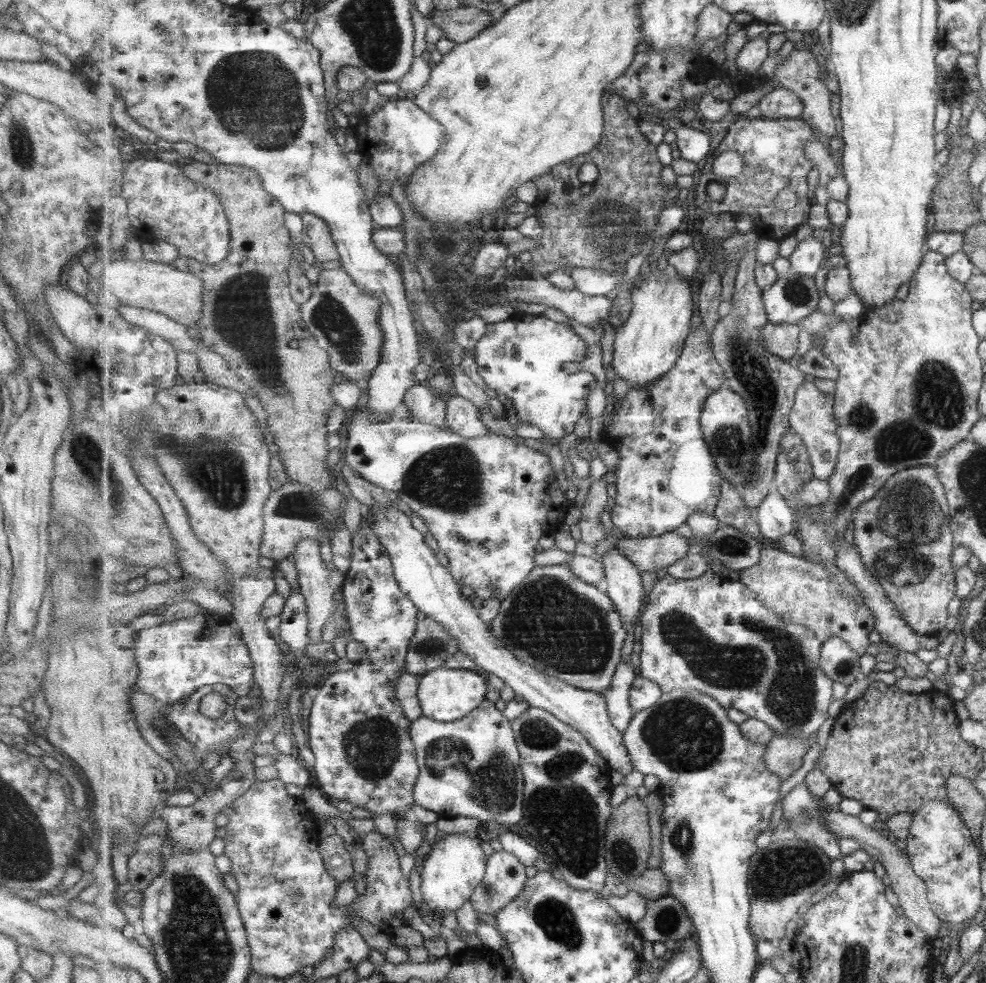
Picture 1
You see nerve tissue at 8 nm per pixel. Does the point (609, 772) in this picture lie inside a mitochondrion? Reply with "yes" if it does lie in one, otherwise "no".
no

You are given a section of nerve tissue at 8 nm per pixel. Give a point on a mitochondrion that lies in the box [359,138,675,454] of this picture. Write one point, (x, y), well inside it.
(611, 241)

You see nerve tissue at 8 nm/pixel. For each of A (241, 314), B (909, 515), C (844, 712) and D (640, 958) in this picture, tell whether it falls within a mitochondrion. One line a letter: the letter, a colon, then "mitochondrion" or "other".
A: mitochondrion
B: mitochondrion
C: other
D: other

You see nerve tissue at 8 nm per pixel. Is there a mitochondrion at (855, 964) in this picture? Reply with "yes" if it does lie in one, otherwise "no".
yes

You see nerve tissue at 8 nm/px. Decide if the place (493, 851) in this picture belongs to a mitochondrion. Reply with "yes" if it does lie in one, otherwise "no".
no

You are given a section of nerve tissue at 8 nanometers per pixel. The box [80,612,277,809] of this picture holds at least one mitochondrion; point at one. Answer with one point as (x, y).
(160, 728)

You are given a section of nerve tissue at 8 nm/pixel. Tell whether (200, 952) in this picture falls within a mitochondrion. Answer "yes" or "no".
yes

